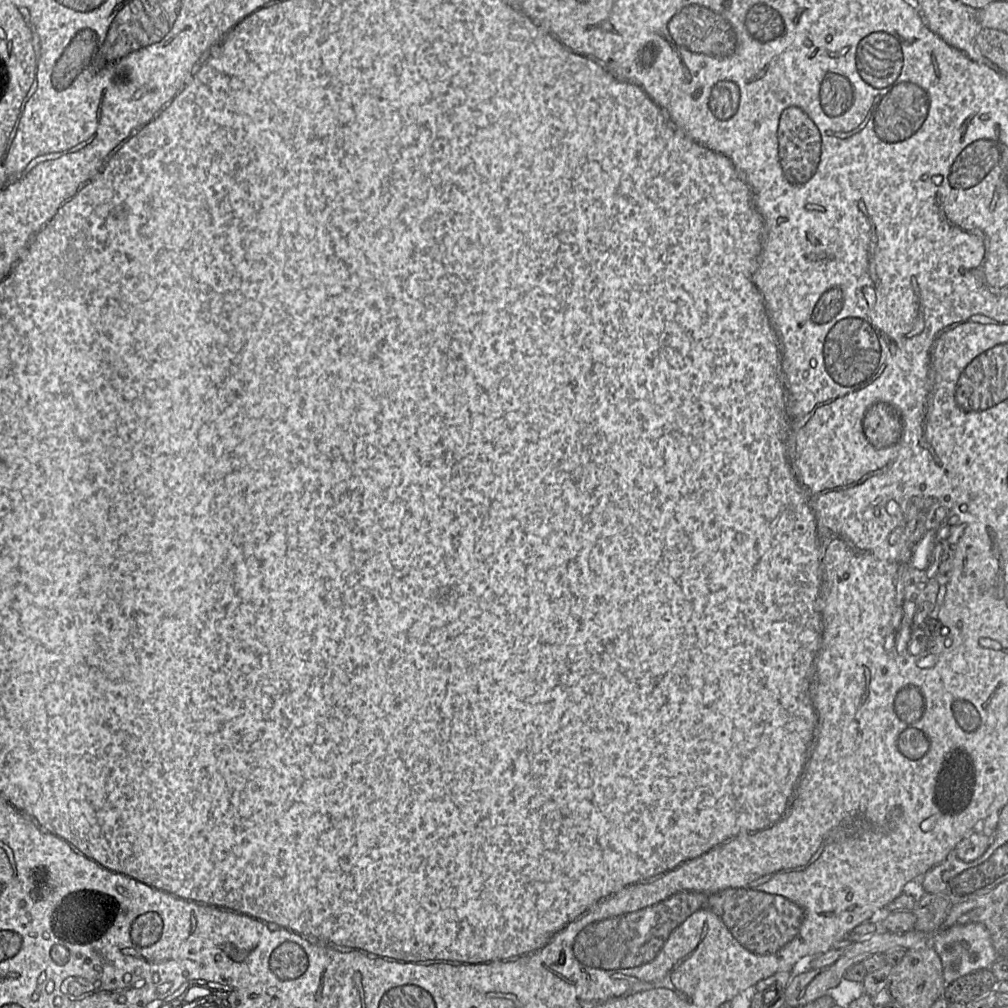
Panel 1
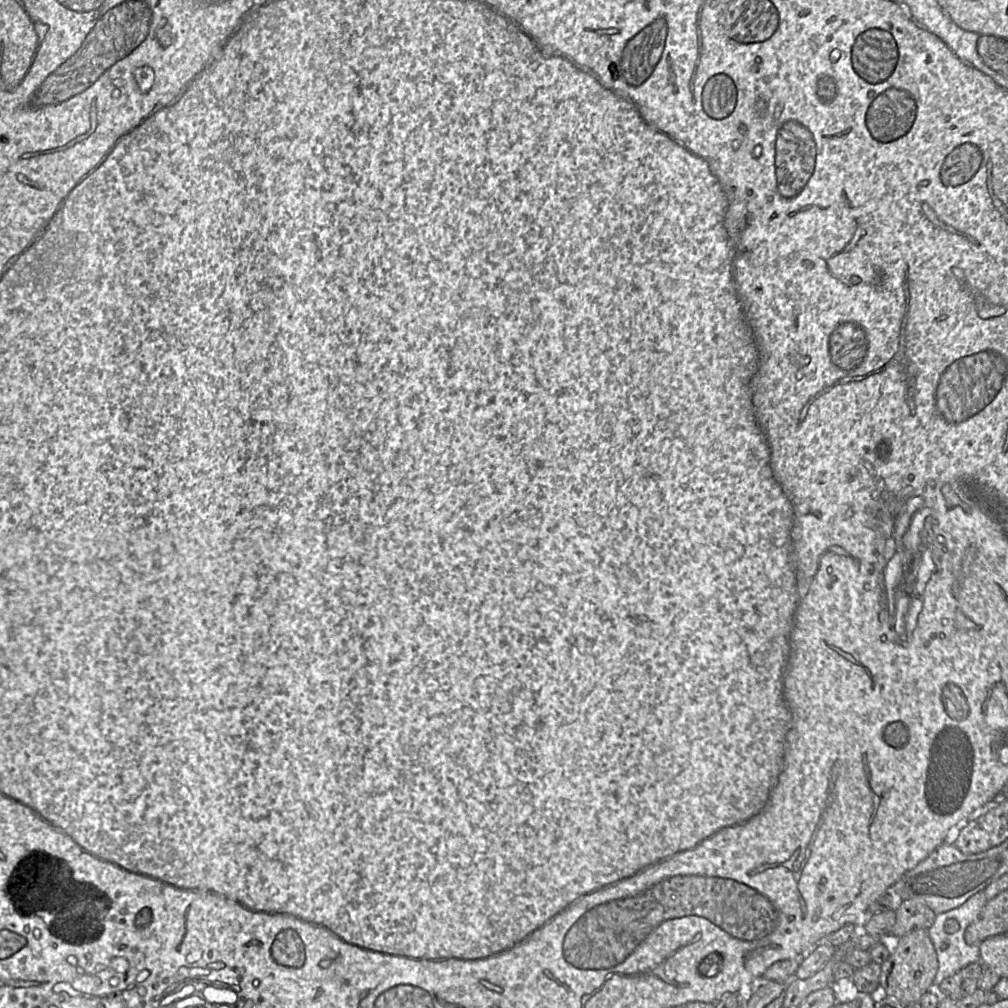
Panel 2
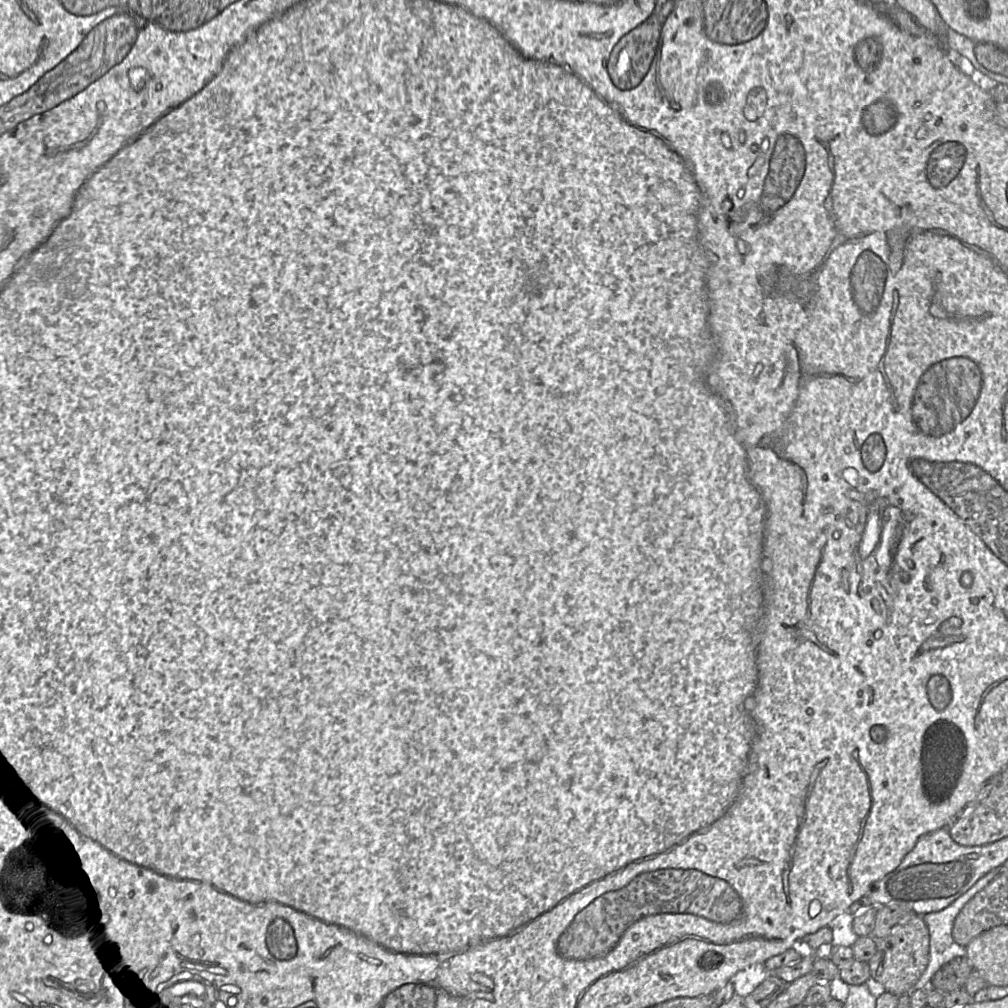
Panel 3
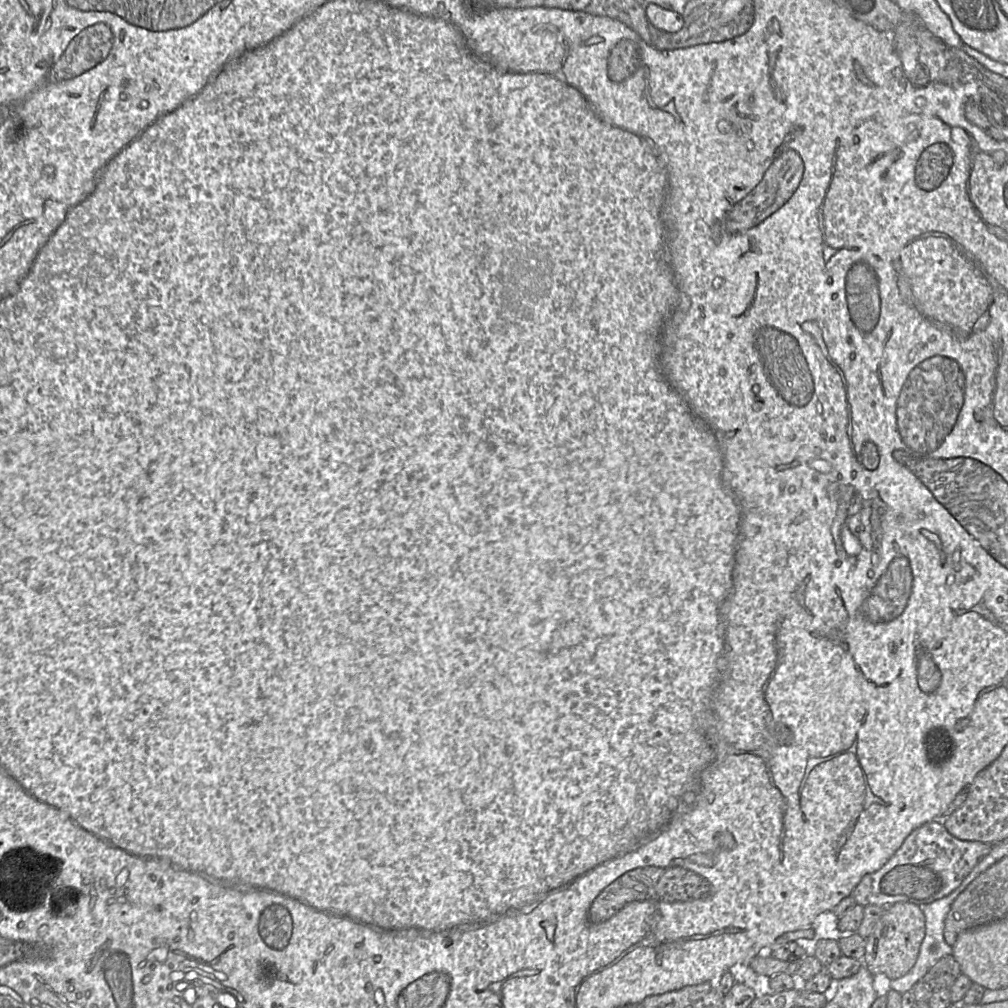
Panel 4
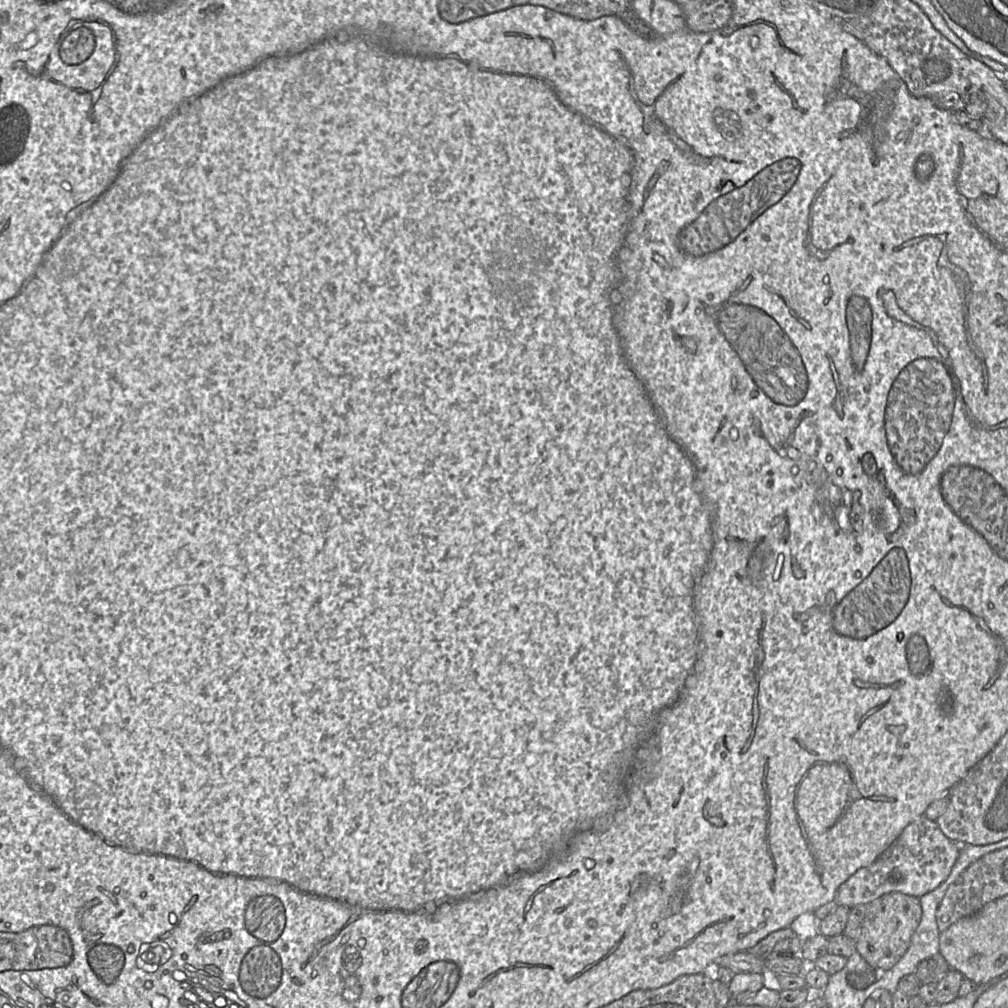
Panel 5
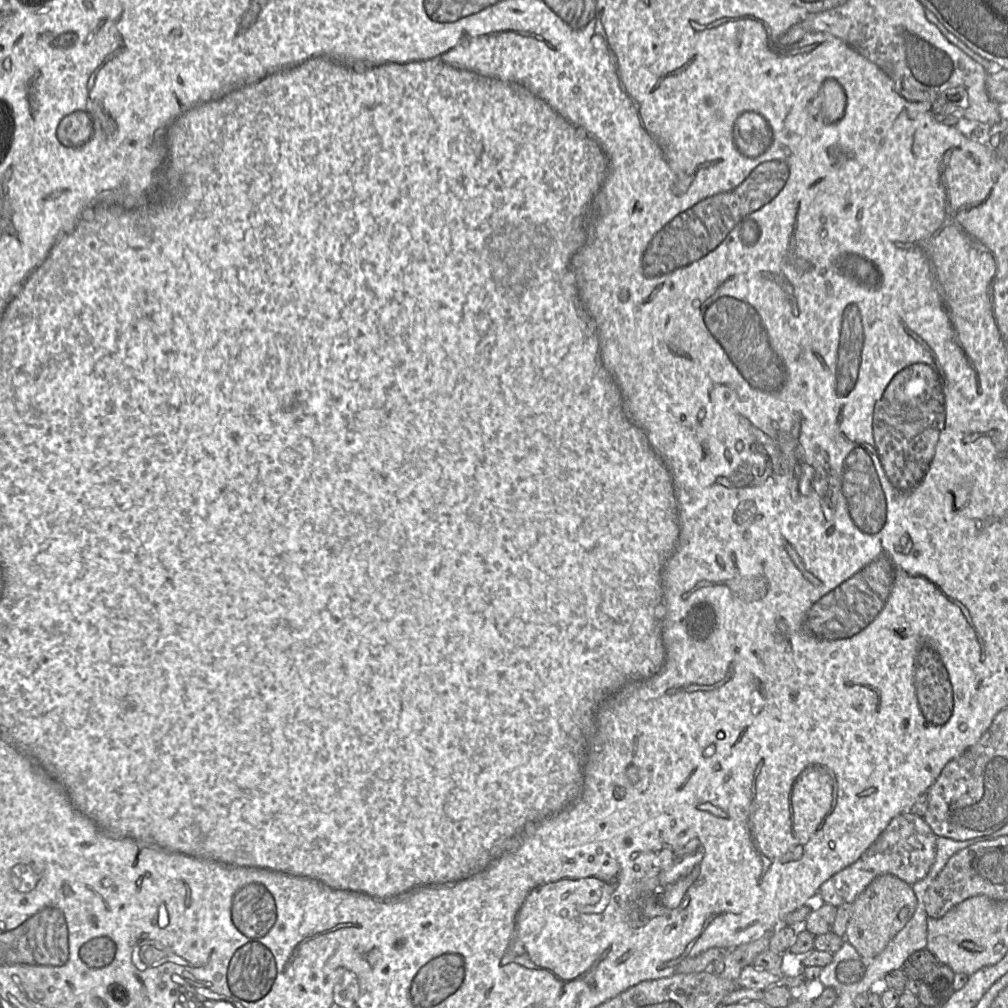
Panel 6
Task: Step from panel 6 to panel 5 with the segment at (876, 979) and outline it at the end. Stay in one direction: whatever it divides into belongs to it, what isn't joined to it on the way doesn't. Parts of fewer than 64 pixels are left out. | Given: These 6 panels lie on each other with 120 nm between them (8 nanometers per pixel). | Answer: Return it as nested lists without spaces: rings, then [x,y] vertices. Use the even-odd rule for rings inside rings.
[[[945,880],[936,889],[918,898],[922,907],[922,918],[911,937],[910,945],[891,969],[880,974],[877,971],[877,980],[872,984],[873,989],[893,993],[898,989],[898,982],[903,976],[915,973],[922,960],[939,953],[940,932],[936,911],[948,887]]]

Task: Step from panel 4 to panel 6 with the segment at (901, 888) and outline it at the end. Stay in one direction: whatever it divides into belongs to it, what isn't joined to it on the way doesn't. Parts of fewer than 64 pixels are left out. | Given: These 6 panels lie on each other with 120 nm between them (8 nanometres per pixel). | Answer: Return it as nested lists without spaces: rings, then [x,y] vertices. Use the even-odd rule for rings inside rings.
[[[911,812],[897,815],[857,861],[820,886],[815,900],[835,907],[853,903],[876,877],[885,874],[894,875],[910,885],[915,884],[928,874],[935,860],[936,838],[923,817]]]

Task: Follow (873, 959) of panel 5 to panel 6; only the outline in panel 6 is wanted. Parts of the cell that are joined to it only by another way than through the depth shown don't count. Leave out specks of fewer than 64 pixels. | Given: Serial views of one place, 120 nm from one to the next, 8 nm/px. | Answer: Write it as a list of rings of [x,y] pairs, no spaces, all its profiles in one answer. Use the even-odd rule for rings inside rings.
[[[885,874],[876,877],[852,903],[852,915],[847,924],[847,940],[864,958],[878,956],[912,918],[918,901],[912,886],[900,878]]]

